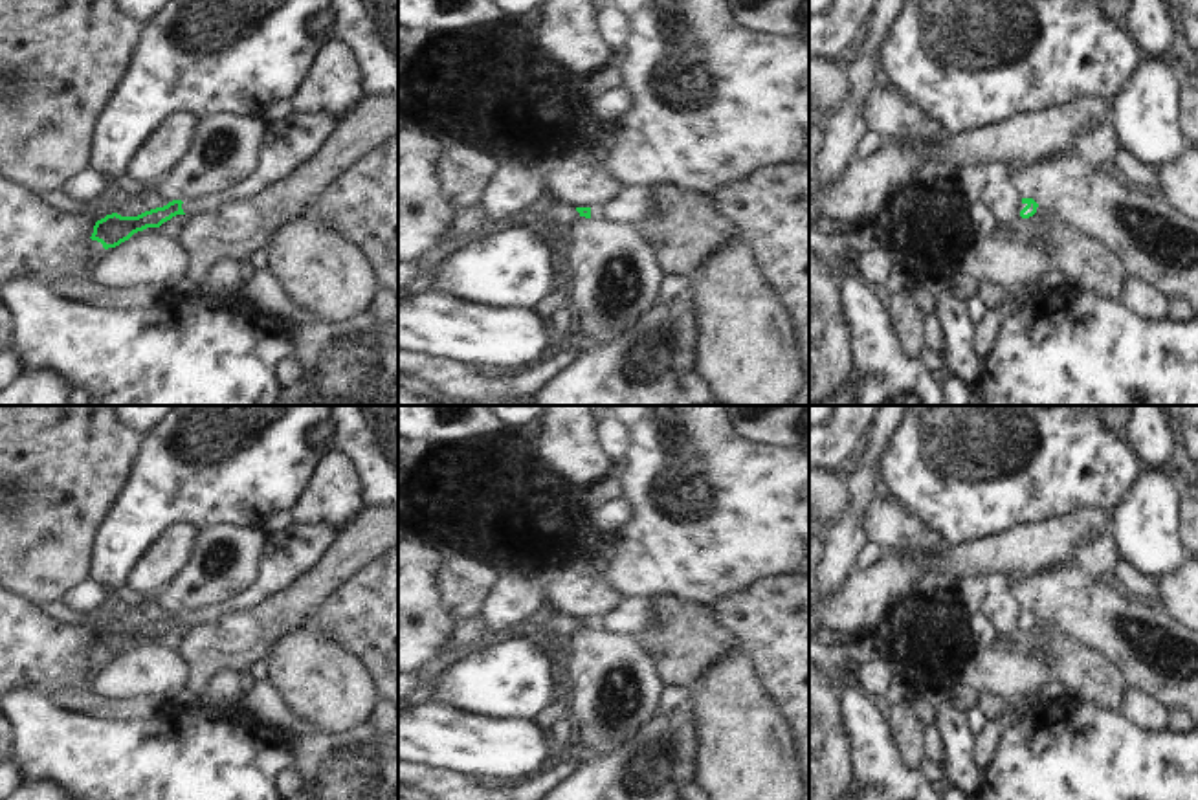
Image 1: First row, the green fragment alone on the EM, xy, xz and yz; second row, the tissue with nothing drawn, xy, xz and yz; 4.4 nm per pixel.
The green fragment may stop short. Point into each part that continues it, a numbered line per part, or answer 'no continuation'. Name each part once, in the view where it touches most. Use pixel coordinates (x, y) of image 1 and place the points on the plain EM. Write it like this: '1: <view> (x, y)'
1: xy (301, 545)

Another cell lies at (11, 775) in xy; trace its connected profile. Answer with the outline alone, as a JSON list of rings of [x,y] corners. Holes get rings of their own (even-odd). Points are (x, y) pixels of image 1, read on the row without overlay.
[[[15,750],[6,761],[0,763],[0,800],[11,796],[22,787],[26,772],[20,765],[20,754]]]

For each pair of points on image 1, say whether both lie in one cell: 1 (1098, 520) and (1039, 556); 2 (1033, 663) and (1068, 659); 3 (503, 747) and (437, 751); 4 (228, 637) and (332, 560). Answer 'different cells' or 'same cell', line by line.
1: same cell
2: different cells
3: same cell
4: same cell

